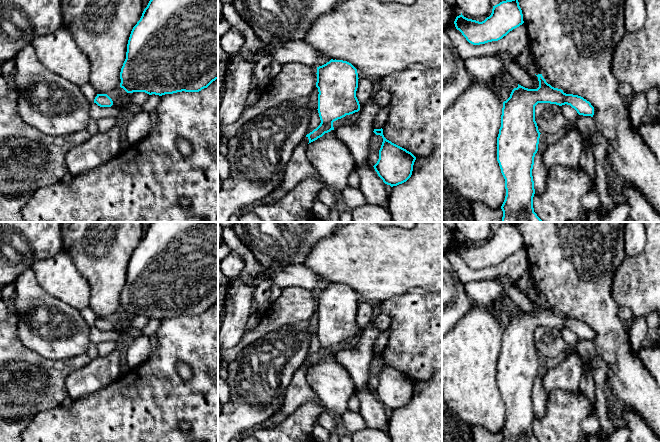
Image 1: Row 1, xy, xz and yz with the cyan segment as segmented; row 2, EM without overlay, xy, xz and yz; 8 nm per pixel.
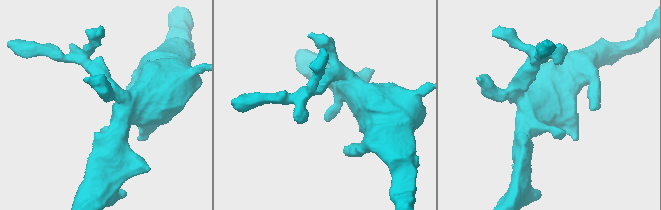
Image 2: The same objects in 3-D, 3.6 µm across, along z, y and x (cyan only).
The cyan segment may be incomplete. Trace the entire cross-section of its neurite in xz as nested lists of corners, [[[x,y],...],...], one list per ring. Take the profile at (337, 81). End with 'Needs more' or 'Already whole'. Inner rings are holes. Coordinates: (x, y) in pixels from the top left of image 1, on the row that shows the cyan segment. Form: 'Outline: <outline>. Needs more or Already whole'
Outline: [[[331,59],[317,67],[318,113],[320,125],[306,135],[309,143],[334,130],[333,122],[360,110],[356,97],[357,69],[349,62]]]. Already whole

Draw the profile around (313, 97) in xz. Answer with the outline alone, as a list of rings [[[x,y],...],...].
[[[315,87],[314,90],[309,95],[309,106],[310,106],[310,109],[312,110],[312,114],[309,121],[307,134],[312,132],[314,129],[316,129],[321,123],[319,113],[317,110],[318,109],[318,94],[319,94],[318,88]]]

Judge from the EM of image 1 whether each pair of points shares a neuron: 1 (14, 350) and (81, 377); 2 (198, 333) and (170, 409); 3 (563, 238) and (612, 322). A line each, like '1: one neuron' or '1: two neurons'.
1: two neurons
2: one neuron
3: one neuron

